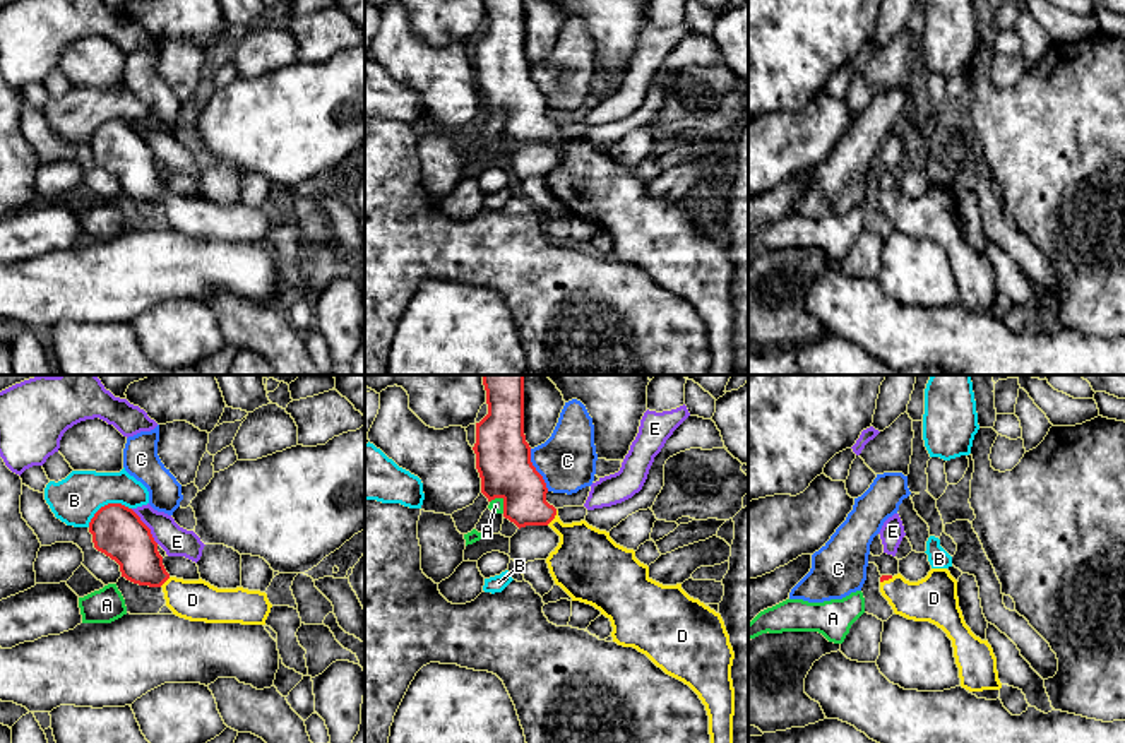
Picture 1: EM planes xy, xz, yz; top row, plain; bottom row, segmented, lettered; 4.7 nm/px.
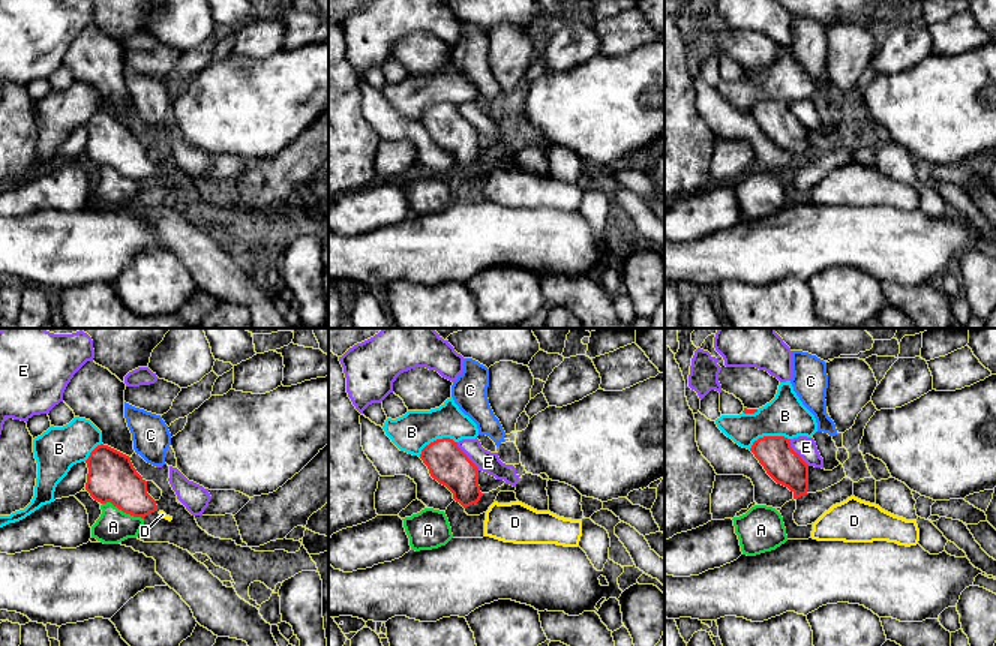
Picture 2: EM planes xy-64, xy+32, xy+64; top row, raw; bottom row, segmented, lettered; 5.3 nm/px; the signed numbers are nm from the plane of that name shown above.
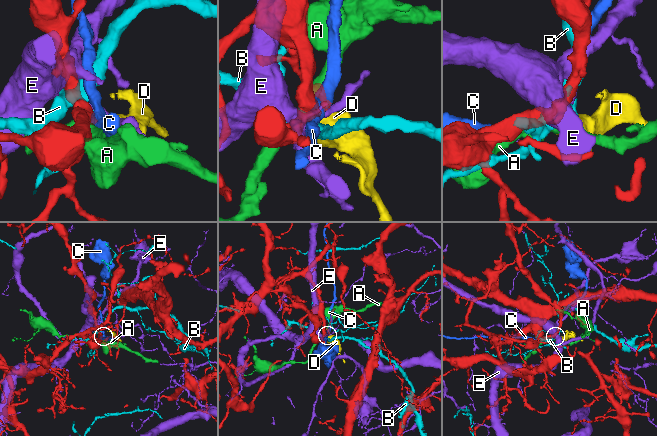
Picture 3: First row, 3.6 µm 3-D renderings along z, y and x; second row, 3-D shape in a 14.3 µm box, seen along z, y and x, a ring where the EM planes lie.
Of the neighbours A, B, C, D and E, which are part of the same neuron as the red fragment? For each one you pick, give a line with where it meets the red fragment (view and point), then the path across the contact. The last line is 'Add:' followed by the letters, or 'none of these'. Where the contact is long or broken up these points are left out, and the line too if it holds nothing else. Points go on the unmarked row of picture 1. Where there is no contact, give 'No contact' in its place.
D: Touches red at xz (553, 134). Path across: xz (516, 96), (553, 134), (583, 166), (586, 175)
Add: D

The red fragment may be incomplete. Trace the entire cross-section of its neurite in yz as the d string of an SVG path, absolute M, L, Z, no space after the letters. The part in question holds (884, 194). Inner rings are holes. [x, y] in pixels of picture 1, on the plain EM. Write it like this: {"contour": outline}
{"contour": "M932 185L918 199L909 199L901 190L882 192L880 209L896 231L930 238L947 250L962 305L969 308L1002 305L993 265L966 241L959 224L957 197L947 185Z"}

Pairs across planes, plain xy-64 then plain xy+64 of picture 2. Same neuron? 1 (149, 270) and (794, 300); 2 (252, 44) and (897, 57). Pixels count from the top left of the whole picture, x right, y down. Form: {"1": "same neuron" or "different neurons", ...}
{"1": "different neurons", "2": "same neuron"}

